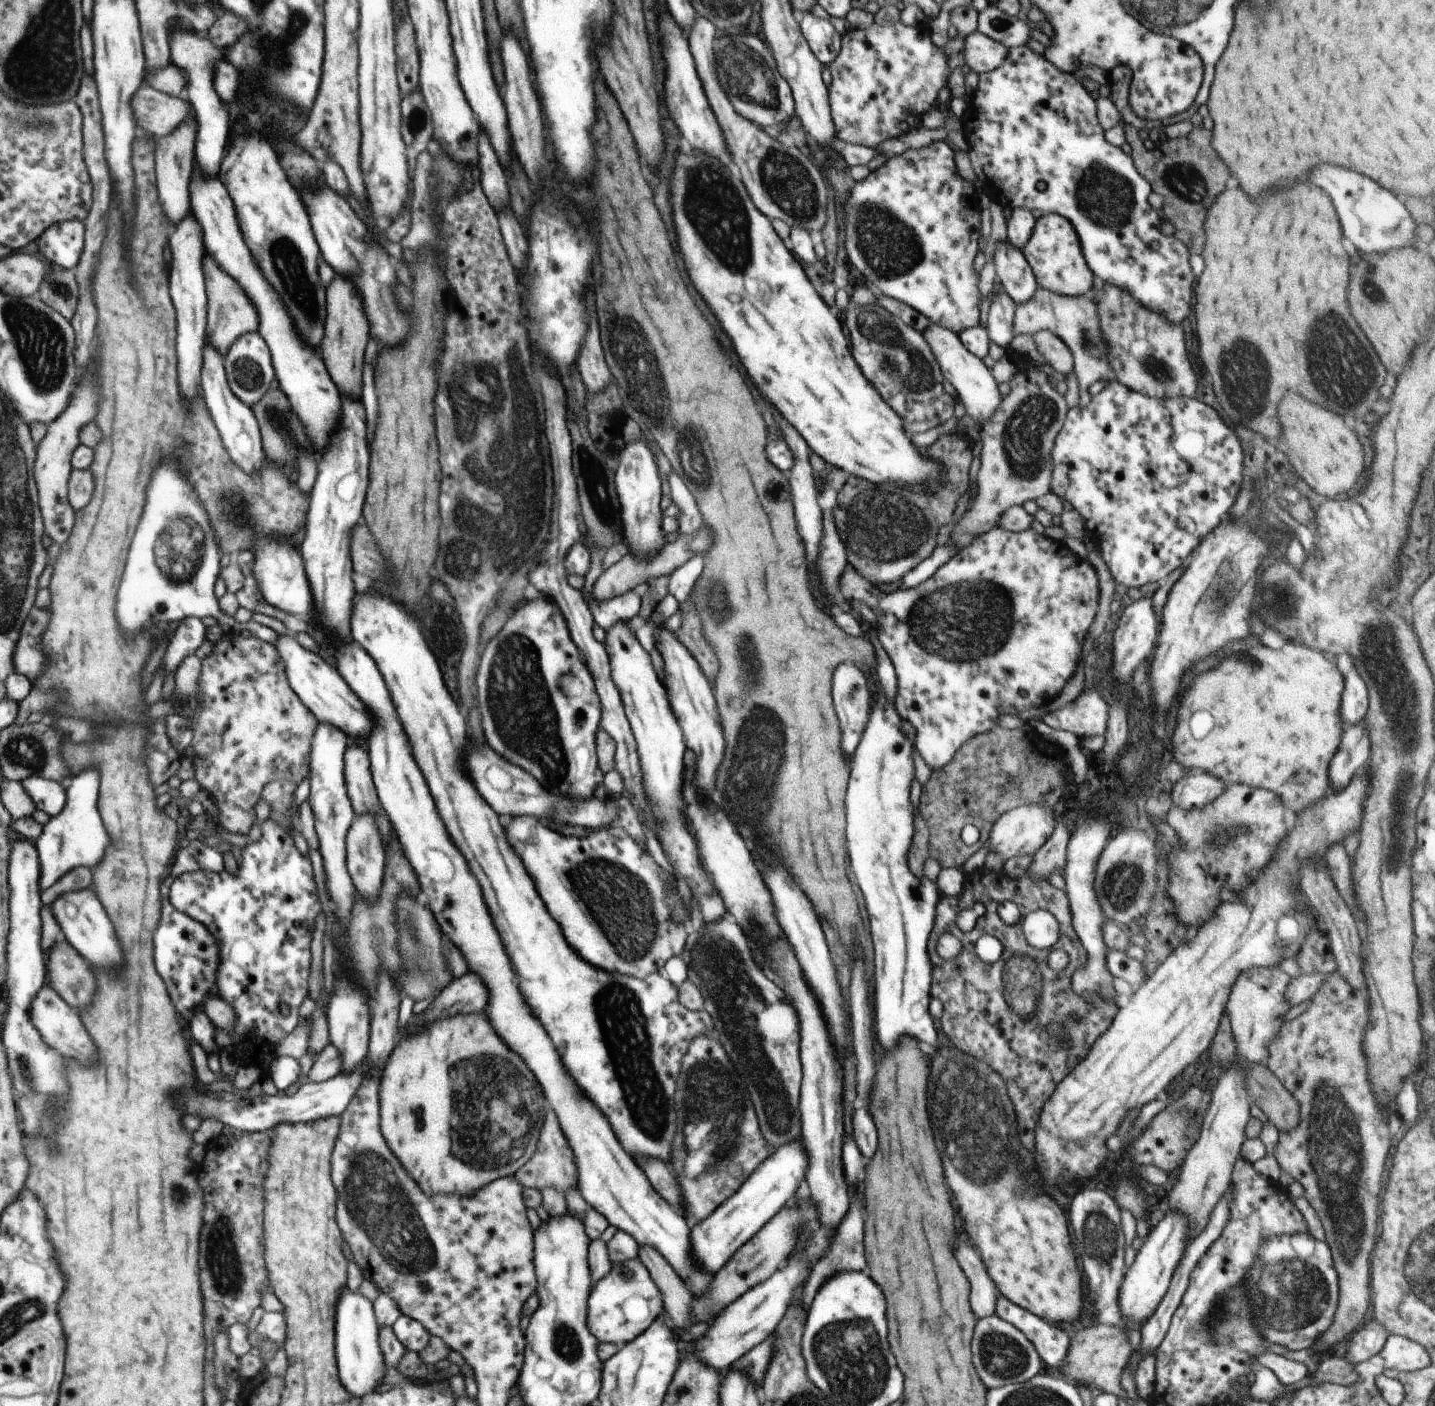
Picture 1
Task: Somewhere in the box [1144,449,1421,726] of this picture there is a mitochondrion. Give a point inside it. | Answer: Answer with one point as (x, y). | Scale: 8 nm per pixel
(1218, 602)

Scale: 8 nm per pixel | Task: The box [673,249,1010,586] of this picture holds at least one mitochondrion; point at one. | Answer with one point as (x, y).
(879, 525)

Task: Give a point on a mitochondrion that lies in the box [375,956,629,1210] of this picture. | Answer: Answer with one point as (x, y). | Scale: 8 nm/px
(486, 1075)

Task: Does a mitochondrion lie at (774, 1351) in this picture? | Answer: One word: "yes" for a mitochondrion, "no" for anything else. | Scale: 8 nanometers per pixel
no

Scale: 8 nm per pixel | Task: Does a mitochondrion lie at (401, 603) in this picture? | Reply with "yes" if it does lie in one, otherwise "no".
no

